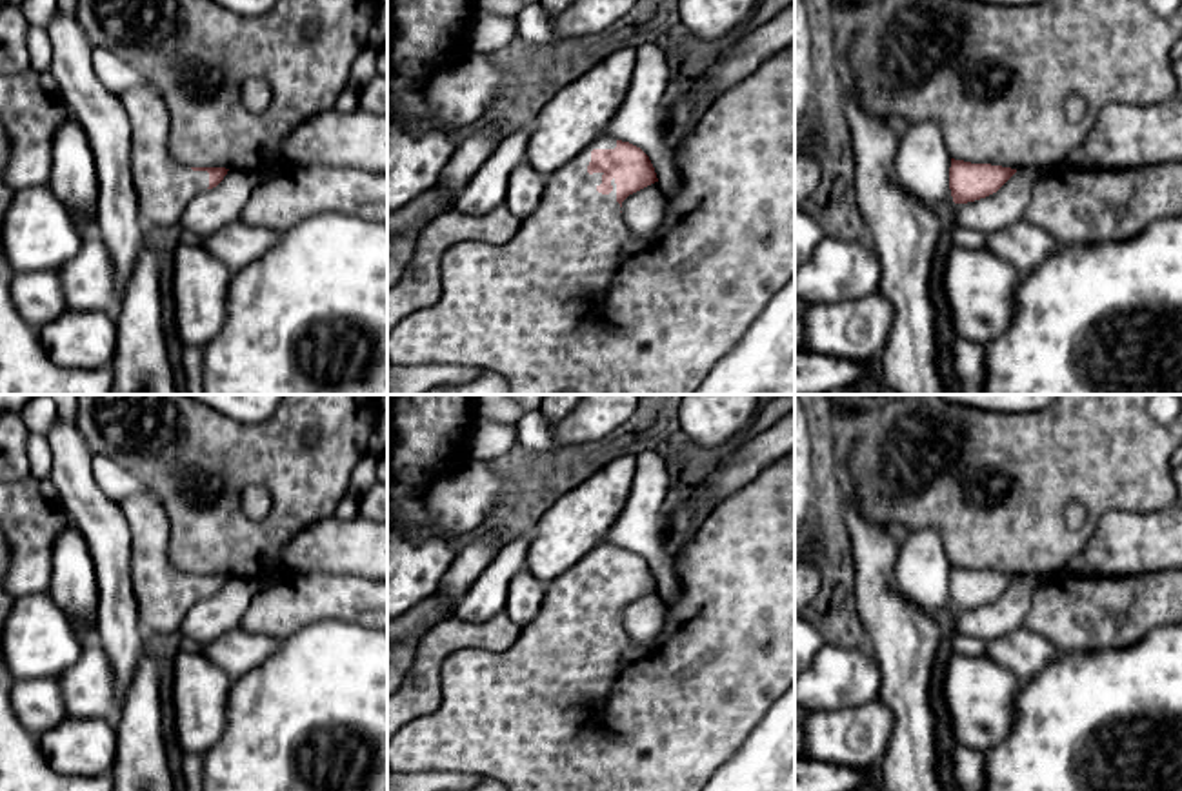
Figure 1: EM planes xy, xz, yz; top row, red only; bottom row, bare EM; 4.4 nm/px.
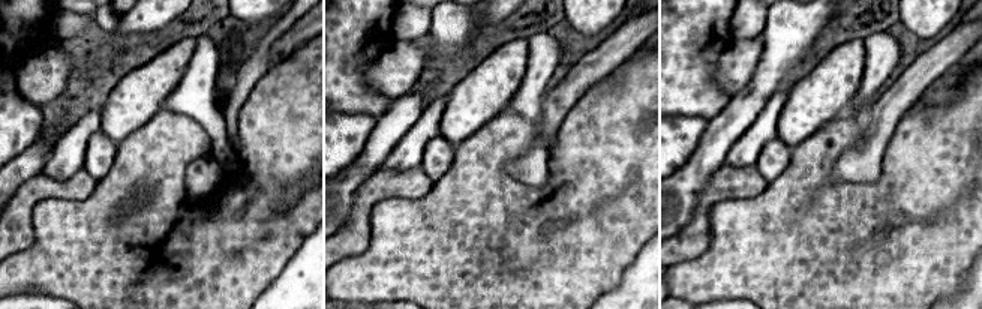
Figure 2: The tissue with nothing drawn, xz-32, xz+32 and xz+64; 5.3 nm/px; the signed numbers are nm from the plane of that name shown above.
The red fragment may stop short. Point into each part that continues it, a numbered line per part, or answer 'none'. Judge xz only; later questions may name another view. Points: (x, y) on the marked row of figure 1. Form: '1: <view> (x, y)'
1: xz (570, 300)

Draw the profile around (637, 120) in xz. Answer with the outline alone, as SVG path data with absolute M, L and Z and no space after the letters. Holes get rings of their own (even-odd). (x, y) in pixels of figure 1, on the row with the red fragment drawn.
M656 42L644 44L636 49L636 67L624 104L606 127L607 136L629 142L649 156L664 195L675 185L676 149L669 149L660 136L671 78L671 56Z

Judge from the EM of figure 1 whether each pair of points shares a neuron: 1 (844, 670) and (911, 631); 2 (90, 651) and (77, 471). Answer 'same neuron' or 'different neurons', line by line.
1: different neurons
2: different neurons

